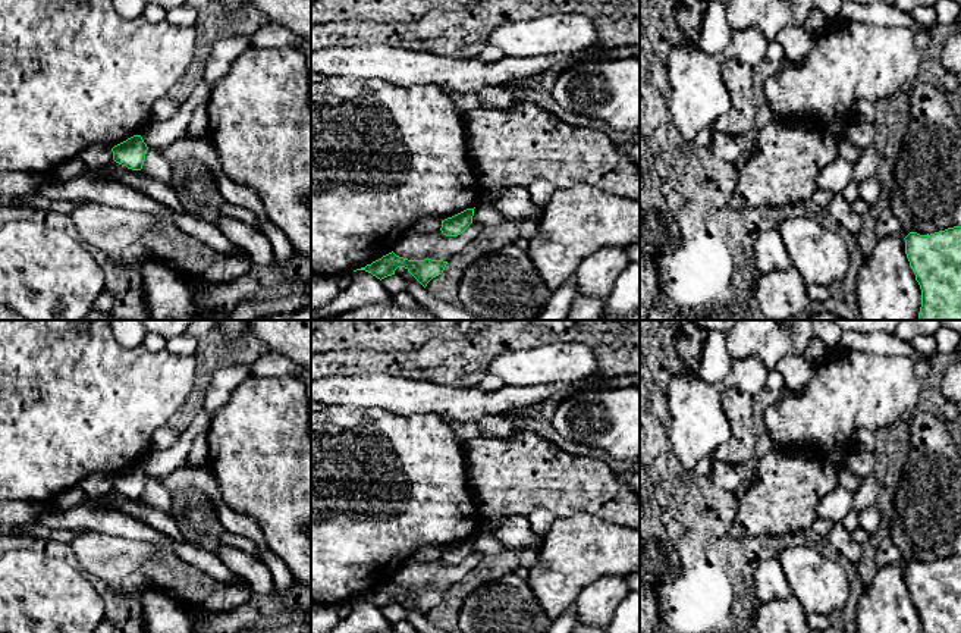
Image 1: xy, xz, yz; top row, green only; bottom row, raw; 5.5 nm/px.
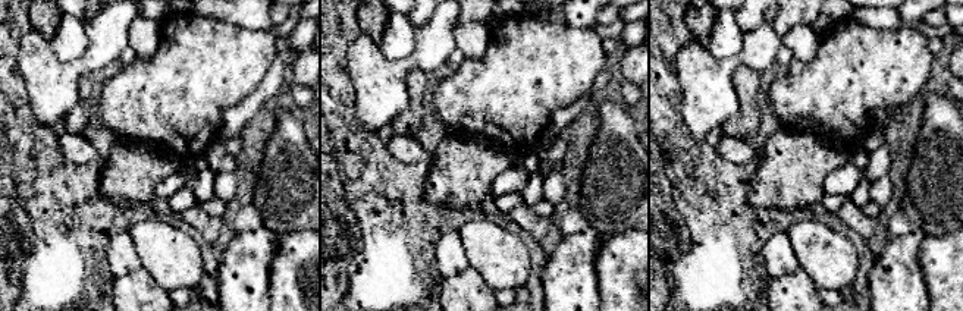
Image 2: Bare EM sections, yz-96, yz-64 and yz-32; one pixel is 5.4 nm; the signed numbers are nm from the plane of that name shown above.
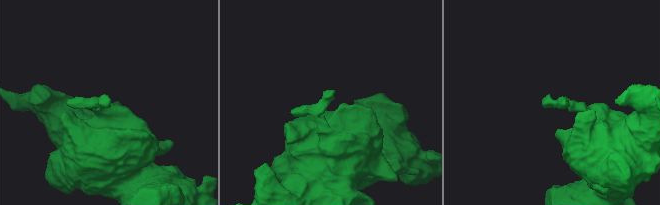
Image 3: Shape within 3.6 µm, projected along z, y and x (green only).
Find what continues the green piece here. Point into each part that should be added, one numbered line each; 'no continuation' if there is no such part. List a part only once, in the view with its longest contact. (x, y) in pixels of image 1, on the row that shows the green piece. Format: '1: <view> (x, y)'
no continuation

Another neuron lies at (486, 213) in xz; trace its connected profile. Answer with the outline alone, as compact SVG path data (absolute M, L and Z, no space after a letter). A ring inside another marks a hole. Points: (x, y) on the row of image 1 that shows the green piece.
M481 203L474 209L472 222L483 226L496 226L502 223L505 217L492 203Z

